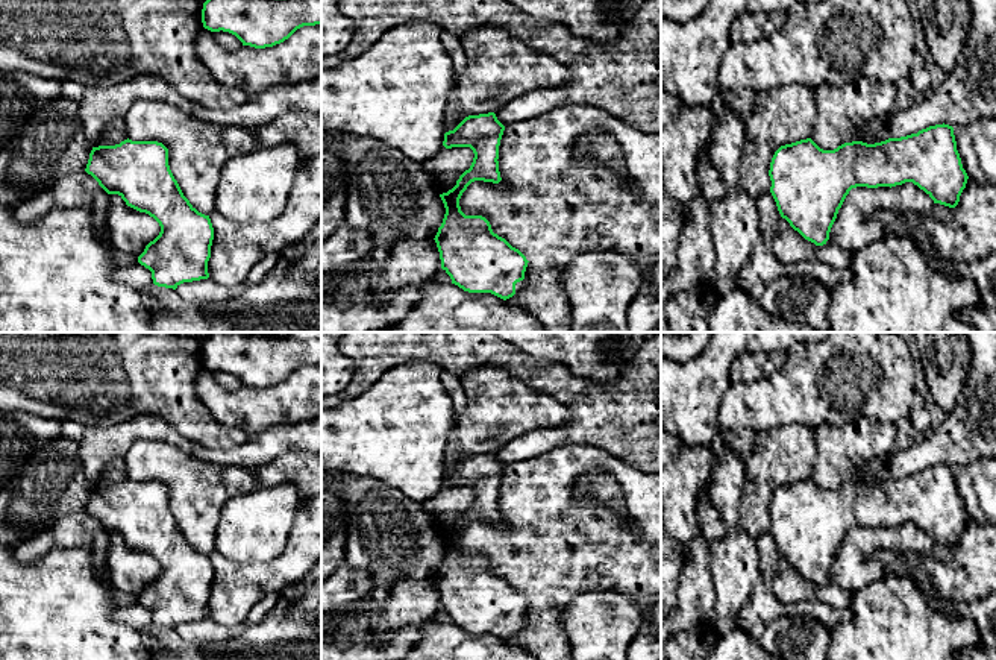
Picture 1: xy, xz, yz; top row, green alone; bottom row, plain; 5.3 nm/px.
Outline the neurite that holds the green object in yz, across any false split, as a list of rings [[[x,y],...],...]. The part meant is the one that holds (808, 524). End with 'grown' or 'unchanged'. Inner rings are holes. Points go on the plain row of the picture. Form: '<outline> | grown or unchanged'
[[[944,463],[875,484],[844,482],[834,490],[820,489],[811,478],[785,484],[775,492],[769,516],[770,533],[781,557],[816,586],[823,586],[829,580],[838,549],[852,528],[891,528],[913,522],[934,543],[955,548],[969,519],[957,490],[954,467]]] | unchanged

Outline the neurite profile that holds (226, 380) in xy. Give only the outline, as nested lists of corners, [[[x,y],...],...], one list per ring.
[[[223,370],[214,372],[214,378],[223,388],[229,391],[236,391],[243,385],[243,382],[229,372],[223,372]]]

